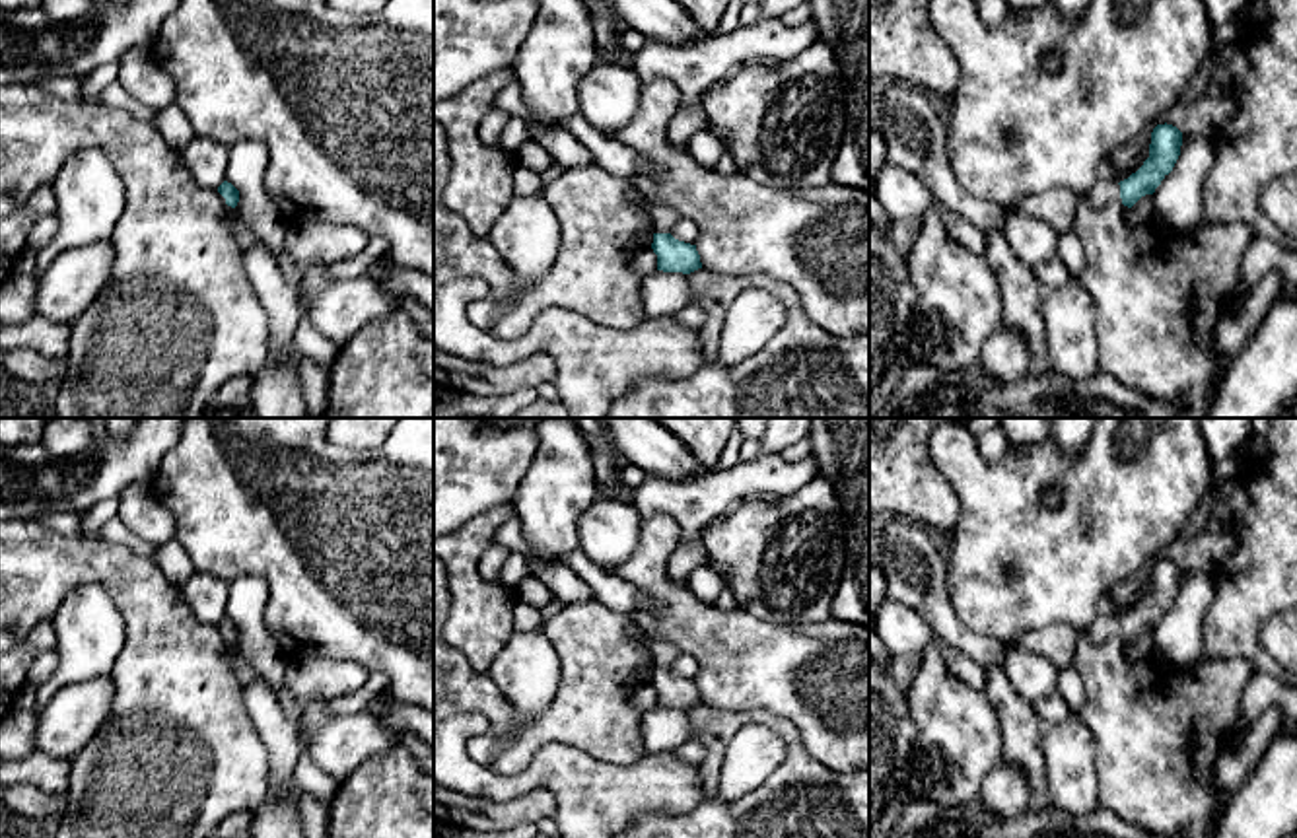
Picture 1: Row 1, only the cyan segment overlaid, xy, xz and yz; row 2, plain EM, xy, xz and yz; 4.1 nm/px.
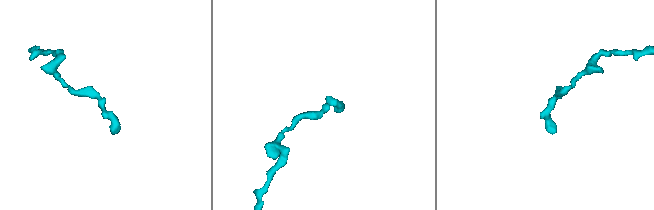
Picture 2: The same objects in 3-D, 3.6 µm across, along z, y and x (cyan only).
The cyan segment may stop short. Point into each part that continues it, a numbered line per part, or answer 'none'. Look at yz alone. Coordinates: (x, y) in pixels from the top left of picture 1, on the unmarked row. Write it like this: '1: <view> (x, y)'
1: yz (1056, 642)

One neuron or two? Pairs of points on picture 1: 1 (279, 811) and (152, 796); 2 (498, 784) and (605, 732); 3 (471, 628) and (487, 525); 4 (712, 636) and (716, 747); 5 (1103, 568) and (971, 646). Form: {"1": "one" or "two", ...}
{"1": "two", "2": "two", "3": "one", "4": "two", "5": "two"}

